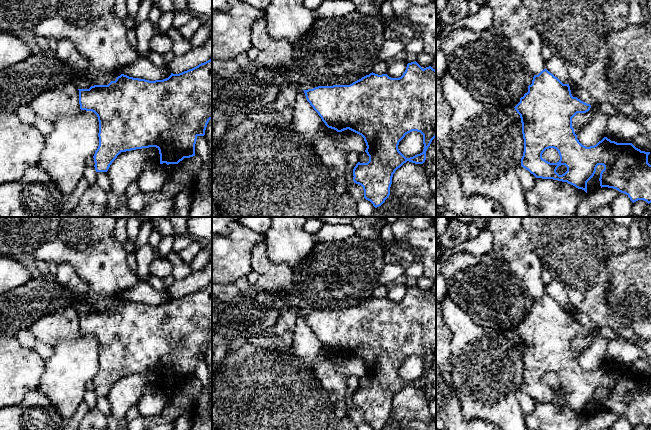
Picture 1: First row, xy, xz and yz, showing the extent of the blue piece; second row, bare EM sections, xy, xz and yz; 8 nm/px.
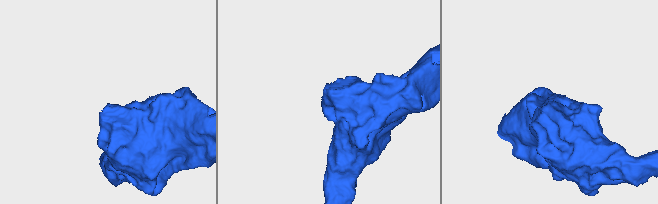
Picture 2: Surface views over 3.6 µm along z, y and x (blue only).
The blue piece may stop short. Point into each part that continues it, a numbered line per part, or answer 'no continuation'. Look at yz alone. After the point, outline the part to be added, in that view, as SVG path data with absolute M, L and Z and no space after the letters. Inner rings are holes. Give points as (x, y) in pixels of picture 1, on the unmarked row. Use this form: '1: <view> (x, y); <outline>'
no continuation

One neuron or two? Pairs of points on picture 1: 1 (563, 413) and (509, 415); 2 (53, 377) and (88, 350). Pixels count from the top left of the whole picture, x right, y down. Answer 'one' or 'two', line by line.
1: two
2: one

